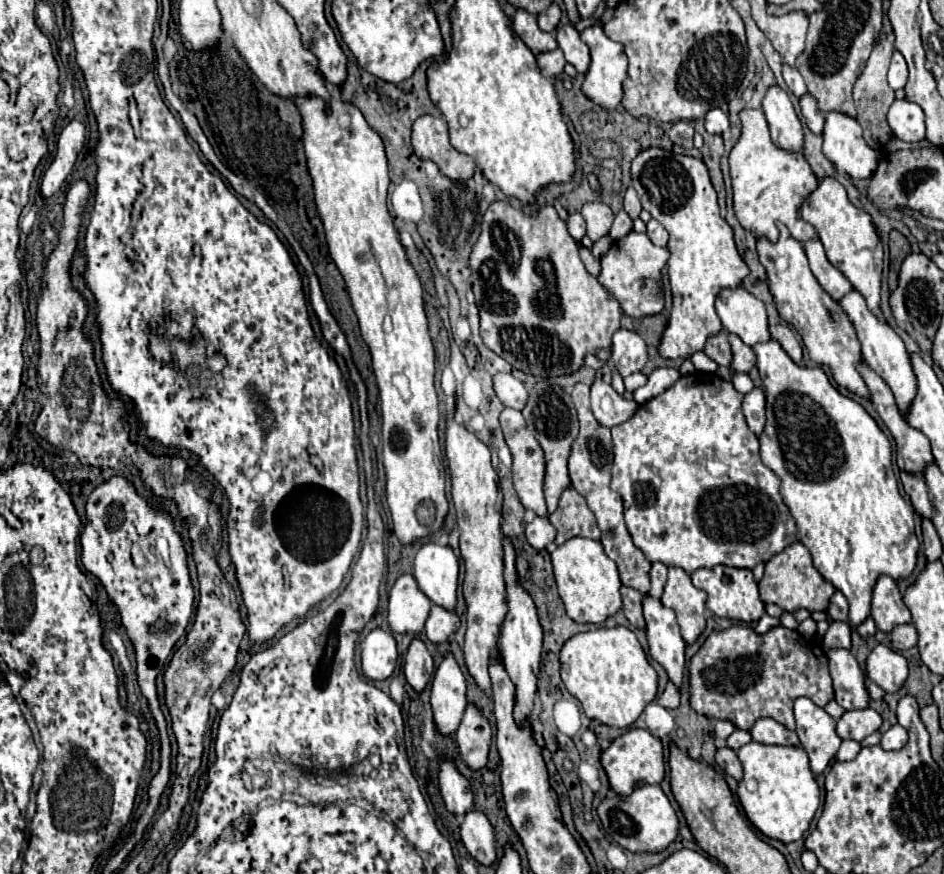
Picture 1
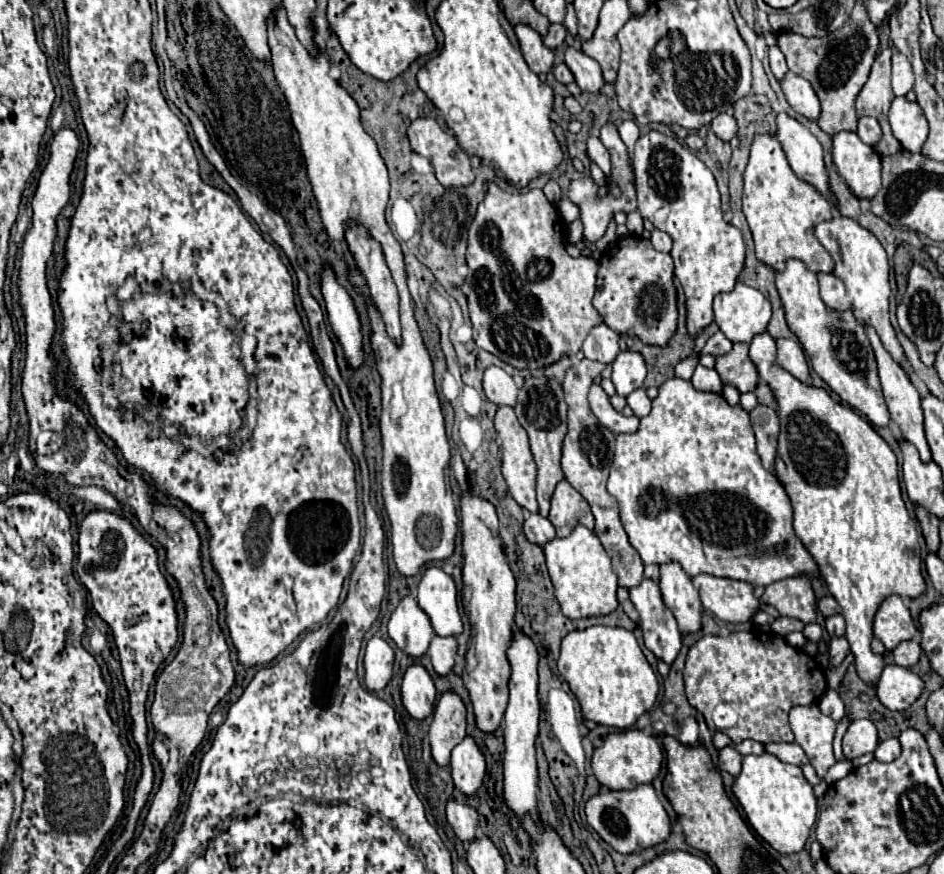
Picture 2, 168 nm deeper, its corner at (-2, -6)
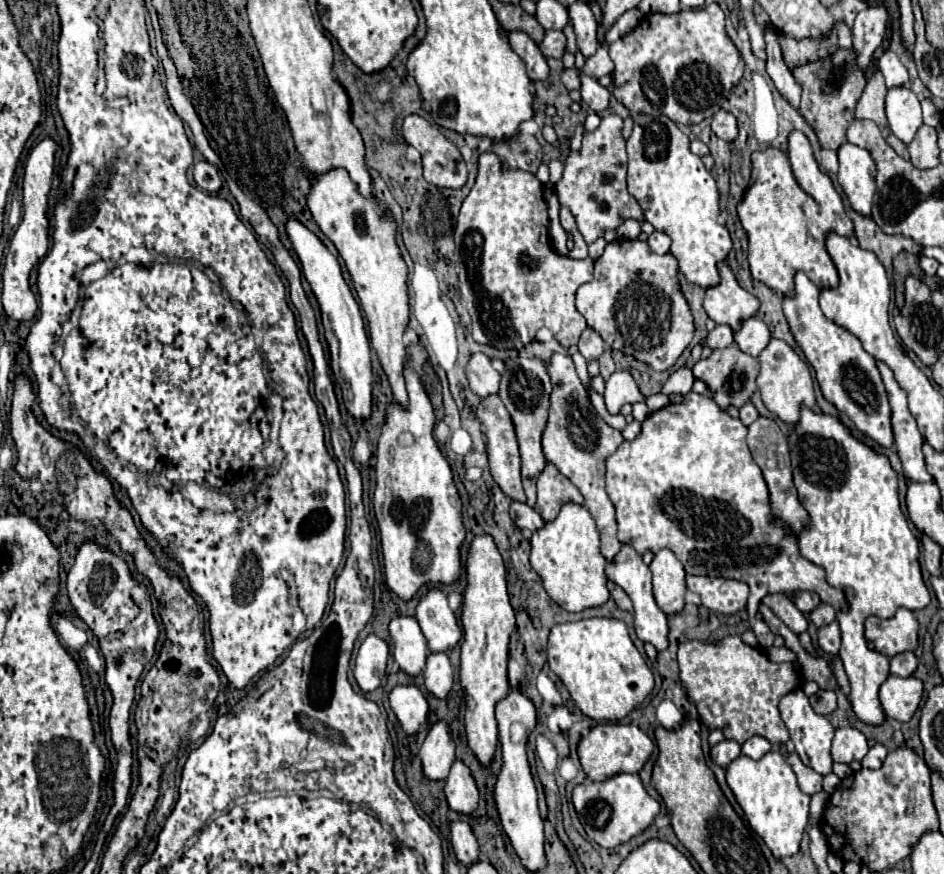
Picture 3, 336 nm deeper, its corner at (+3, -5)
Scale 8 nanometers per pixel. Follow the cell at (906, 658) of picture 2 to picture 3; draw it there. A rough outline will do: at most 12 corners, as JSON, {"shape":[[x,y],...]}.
{"shape":[[914,652],[890,658],[890,674],[912,676],[918,666]]}

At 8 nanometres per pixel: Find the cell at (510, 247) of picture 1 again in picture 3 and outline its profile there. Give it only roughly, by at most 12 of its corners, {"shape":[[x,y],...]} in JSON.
{"shape":[[478,160],[454,240],[472,338],[586,322],[594,260],[554,252],[534,174]]}

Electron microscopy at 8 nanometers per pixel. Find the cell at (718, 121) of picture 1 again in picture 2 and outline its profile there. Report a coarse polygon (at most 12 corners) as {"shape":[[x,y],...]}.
{"shape":[[727,113],[711,121],[713,133],[731,141],[737,135],[737,121]]}

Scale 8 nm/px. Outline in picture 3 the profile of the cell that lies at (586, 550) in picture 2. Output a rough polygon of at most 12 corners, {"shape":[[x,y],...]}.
{"shape":[[562,506],[530,564],[566,612],[602,606],[606,558],[590,512]]}

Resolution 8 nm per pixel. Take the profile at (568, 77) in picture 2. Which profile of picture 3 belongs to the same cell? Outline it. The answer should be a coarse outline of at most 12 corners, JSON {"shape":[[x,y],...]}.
{"shape":[[576,68],[562,70],[562,82],[568,90],[580,88]]}

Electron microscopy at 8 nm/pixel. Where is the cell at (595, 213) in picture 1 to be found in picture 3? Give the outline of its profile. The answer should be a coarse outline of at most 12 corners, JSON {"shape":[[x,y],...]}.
{"shape":[[622,118],[584,132],[556,184],[586,244],[642,208]]}

